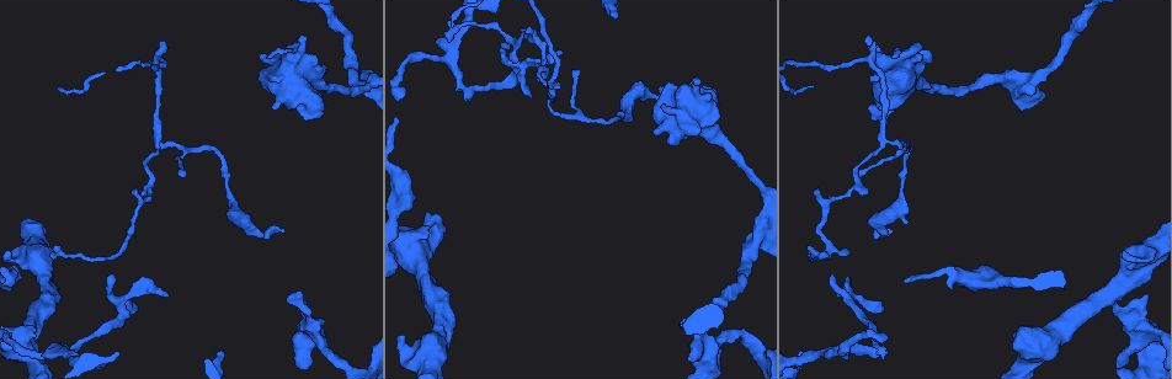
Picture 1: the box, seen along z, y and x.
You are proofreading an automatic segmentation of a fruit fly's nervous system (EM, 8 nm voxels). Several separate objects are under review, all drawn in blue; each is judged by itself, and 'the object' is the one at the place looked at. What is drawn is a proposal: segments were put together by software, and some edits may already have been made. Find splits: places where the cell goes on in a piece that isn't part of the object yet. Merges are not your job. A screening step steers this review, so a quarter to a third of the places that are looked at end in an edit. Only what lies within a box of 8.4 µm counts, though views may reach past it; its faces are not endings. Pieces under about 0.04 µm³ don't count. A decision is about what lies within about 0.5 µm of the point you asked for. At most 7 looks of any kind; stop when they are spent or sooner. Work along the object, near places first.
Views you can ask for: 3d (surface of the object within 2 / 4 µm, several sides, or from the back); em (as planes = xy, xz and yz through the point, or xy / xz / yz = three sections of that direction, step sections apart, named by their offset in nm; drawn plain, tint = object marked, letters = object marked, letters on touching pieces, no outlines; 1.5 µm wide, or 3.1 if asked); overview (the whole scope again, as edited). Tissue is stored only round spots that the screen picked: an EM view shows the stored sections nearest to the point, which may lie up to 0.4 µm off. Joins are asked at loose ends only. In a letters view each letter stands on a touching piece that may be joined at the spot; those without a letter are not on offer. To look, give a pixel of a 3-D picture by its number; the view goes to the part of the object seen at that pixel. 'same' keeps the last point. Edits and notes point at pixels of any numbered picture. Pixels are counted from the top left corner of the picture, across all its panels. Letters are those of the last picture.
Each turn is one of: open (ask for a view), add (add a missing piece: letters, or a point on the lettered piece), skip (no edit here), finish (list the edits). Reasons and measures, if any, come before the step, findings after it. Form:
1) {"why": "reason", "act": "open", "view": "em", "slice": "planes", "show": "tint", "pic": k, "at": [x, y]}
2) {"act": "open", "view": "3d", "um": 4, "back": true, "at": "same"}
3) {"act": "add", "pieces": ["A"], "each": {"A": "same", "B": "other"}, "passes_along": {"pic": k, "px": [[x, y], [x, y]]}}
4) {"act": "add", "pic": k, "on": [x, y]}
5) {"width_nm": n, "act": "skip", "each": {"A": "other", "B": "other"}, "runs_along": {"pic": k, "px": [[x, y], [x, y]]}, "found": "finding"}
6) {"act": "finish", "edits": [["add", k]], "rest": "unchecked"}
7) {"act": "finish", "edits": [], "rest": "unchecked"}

{"act": "open", "view": "em", "slice": "yz", "step": 4, "show": "tint", "pic": 1, "at": [287, 298]}

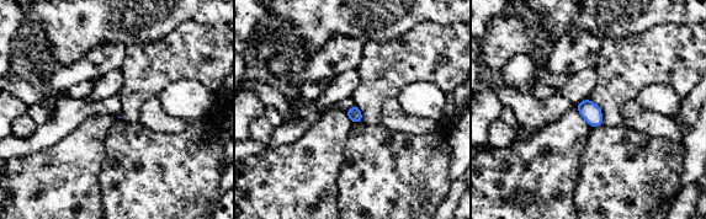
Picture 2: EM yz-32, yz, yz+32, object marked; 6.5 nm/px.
{"act": "open", "view": "em", "slice": "planes", "show": "letters", "at": "same"}

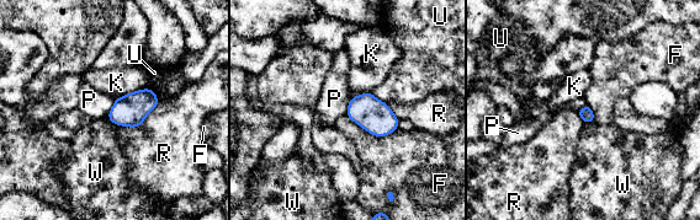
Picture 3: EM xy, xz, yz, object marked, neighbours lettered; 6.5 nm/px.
{"act": "skip", "each": {"F": "other", "K": "other", "P": "other", "R": "other", "U": "other", "W": "other"}, "border": {"pic": 3, "px": [[116, 98], [106, 117]]}, "found": "no lettered piece goes on from it"}

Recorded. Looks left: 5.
{"why": "an open end", "act": "open", "view": "3d", "um": 4, "pic": 1, "at": [868, 35]}

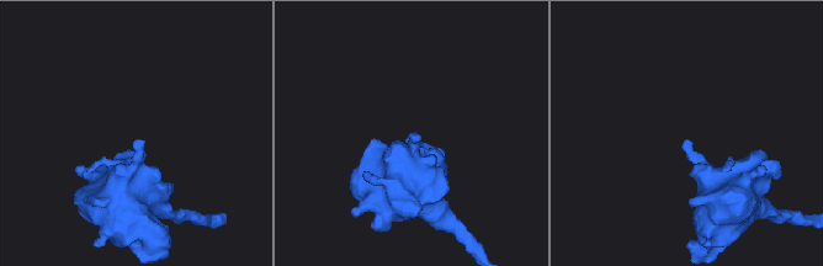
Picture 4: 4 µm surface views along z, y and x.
{"act": "open", "view": "em", "slice": "planes", "show": "tint", "pic": 4, "at": [419, 136]}

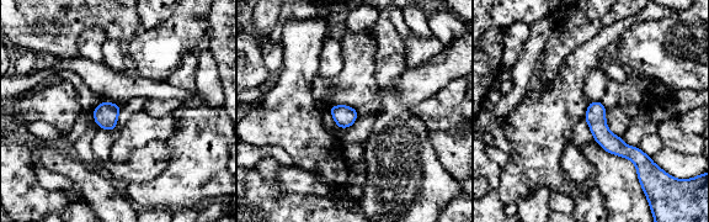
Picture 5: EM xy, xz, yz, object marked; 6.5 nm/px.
{"act": "open", "view": "em", "slice": "planes", "show": "letters", "at": "same"}

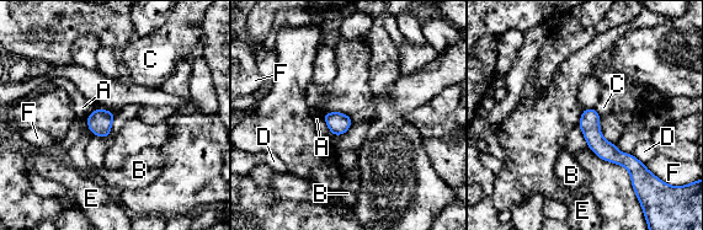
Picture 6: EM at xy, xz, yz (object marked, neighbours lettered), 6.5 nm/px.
{"width_nm": 130, "act": "skip", "each": {"A": "other", "B": "other", "C": "other", "D": "other", "E": "other", "F": "other"}, "runs_along": {"pic": 6, "px": [[587, 111], [592, 135], [640, 166]]}, "found": "none of them fits"}

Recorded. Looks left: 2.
{"act": "finish", "edits": [], "rest": "unchecked"}

